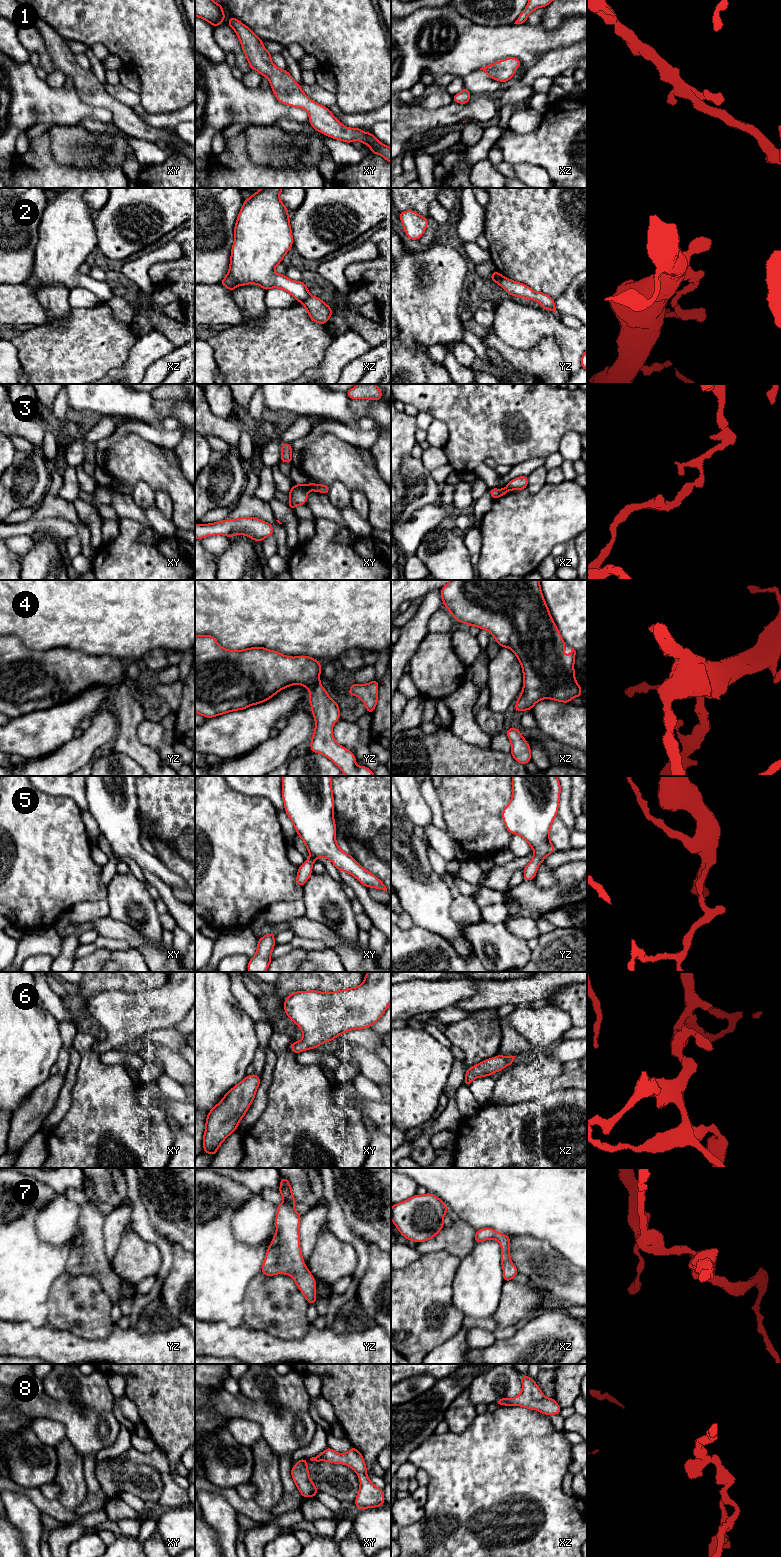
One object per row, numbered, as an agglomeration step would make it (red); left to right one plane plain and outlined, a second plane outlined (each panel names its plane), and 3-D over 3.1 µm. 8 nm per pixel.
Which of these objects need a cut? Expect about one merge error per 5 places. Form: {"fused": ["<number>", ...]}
{"fused": ["2", "3"]}

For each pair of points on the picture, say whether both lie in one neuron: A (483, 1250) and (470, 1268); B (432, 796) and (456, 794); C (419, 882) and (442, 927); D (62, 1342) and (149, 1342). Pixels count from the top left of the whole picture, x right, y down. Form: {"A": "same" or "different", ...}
{"A": "same", "B": "different", "C": "same", "D": "same"}

